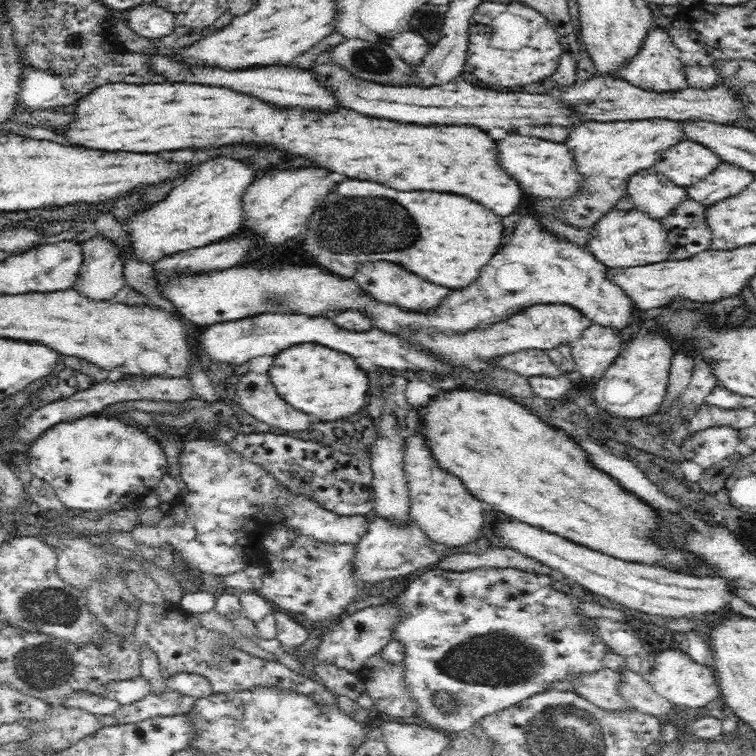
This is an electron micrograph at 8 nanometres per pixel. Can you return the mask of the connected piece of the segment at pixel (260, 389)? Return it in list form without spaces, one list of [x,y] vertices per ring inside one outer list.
[[[250,371],[241,376],[236,394],[240,408],[258,420],[264,420],[270,426],[278,426],[282,430],[310,428],[310,416],[296,412],[292,406],[282,402],[282,398],[278,398],[276,390],[270,386],[268,376],[258,374]]]

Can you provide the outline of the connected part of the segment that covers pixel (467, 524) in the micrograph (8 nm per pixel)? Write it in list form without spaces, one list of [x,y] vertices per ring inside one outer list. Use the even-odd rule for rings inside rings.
[[[418,436],[406,444],[404,471],[409,489],[409,512],[414,524],[424,536],[436,545],[446,546],[448,550],[474,544],[482,538],[484,532],[484,514],[480,502],[466,494],[458,478],[438,470],[434,460],[430,460],[428,450],[424,448]]]

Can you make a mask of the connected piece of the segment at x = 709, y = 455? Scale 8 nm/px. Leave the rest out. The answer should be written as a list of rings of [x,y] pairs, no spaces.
[[[722,425],[699,430],[684,441],[683,446],[680,447],[682,456],[708,468],[716,462],[731,457],[738,444],[743,441],[743,437],[739,428]]]

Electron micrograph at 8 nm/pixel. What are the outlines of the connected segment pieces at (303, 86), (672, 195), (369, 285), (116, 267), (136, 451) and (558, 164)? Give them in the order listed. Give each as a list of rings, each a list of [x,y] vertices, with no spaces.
[[[268,66],[262,70],[242,70],[238,74],[230,74],[230,72],[198,72],[198,82],[204,84],[222,84],[222,86],[234,86],[234,90],[242,90],[248,94],[258,94],[260,98],[266,98],[270,102],[278,102],[282,106],[310,106],[310,108],[318,108],[318,110],[330,110],[334,108],[334,100],[330,94],[326,94],[322,88],[318,88],[318,84],[314,82],[312,74],[306,70],[298,70],[292,66],[280,68],[280,66]]]
[[[654,168],[634,174],[634,178],[630,178],[628,192],[636,208],[652,218],[672,216],[689,199],[688,192],[682,186],[670,182]]]
[[[388,262],[370,264],[356,278],[370,294],[374,294],[372,296],[374,300],[378,300],[386,306],[396,306],[402,312],[414,312],[414,314],[432,314],[432,312],[436,312],[452,292],[448,286],[432,284],[426,278],[420,278],[420,276],[416,276],[412,272],[406,272],[406,270],[402,270],[394,264],[388,264]]]
[[[99,233],[81,247],[81,263],[78,267],[73,289],[88,300],[108,302],[126,284],[123,265],[118,262],[112,244]]]
[[[94,414],[70,420],[59,420],[43,430],[31,444],[27,453],[31,474],[51,486],[60,502],[70,509],[80,508],[104,519],[118,510],[140,507],[142,500],[154,492],[154,488],[168,474],[168,464],[160,441],[140,426],[128,426],[118,418],[94,416]]]
[[[508,134],[496,142],[496,164],[532,196],[570,196],[578,188],[578,174],[574,172],[574,164],[564,144],[522,134]]]

